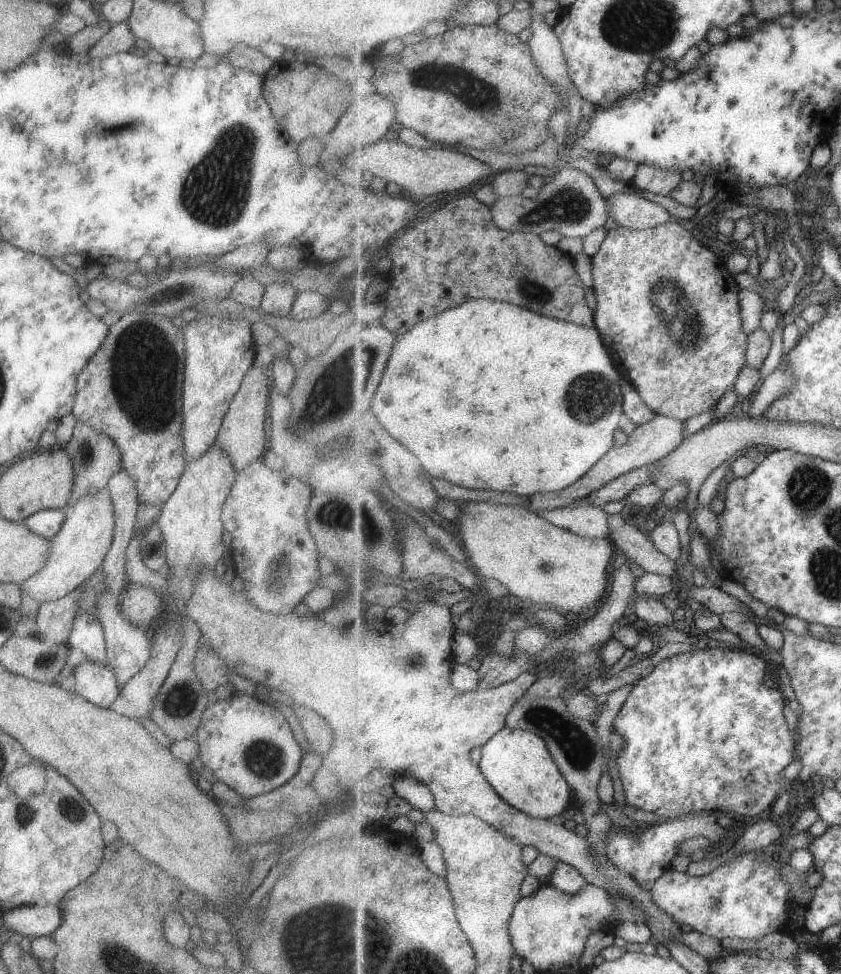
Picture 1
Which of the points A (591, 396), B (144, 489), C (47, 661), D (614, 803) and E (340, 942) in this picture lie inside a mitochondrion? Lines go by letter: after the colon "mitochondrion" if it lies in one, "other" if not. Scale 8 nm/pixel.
A: mitochondrion
B: other
C: mitochondrion
D: other
E: mitochondrion

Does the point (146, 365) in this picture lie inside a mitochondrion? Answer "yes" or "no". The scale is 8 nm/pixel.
yes

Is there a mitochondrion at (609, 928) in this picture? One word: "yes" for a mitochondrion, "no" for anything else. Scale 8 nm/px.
no

